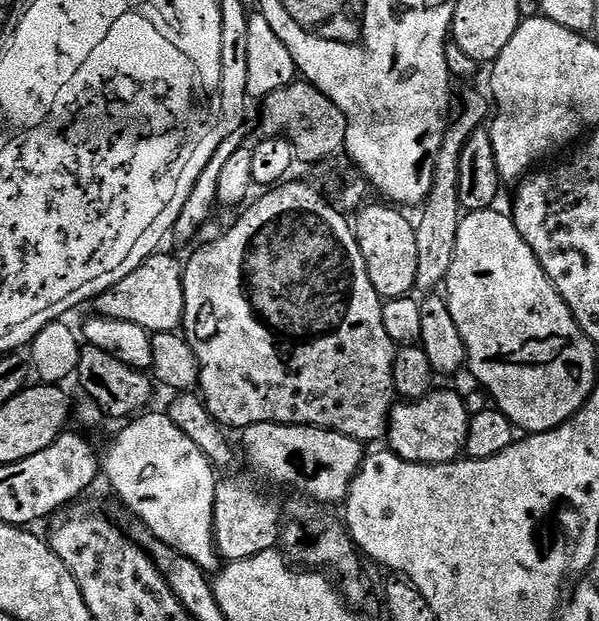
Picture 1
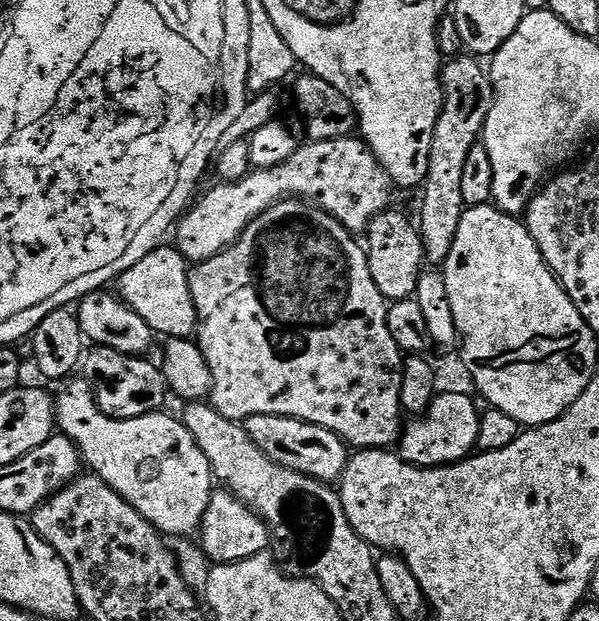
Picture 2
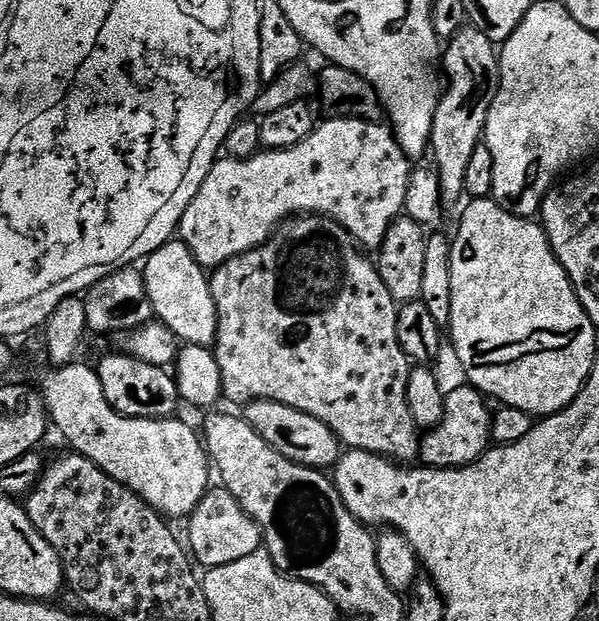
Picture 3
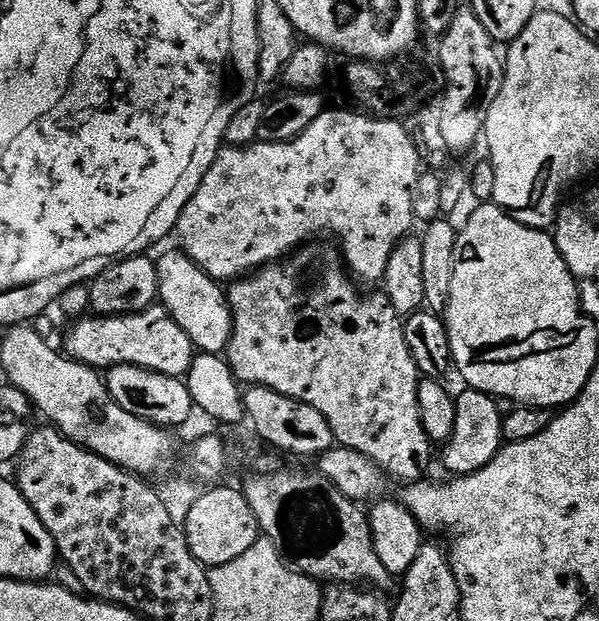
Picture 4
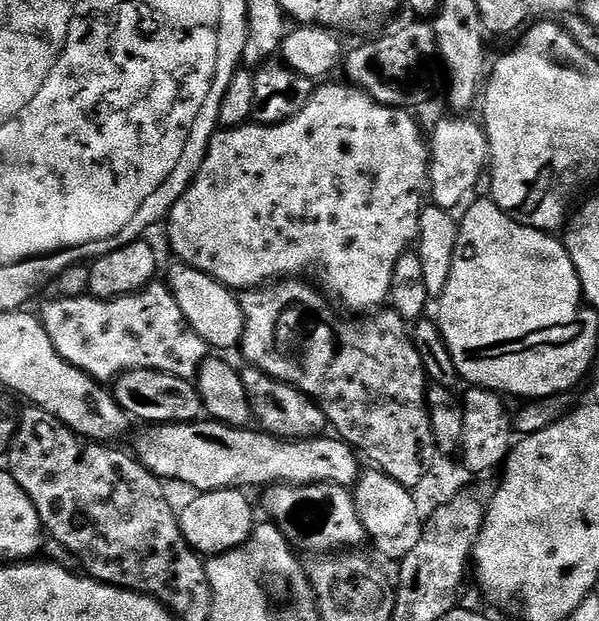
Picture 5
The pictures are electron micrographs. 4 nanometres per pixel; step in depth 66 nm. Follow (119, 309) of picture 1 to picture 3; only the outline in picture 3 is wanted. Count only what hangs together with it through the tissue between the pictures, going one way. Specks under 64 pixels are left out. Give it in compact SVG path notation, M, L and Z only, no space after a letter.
M170 242L162 246L153 256L147 257L142 271L144 292L152 307L153 317L169 328L177 340L184 344L212 348L216 342L218 326L216 307L209 277L205 269L200 267L200 263L192 257L192 251L182 242Z

